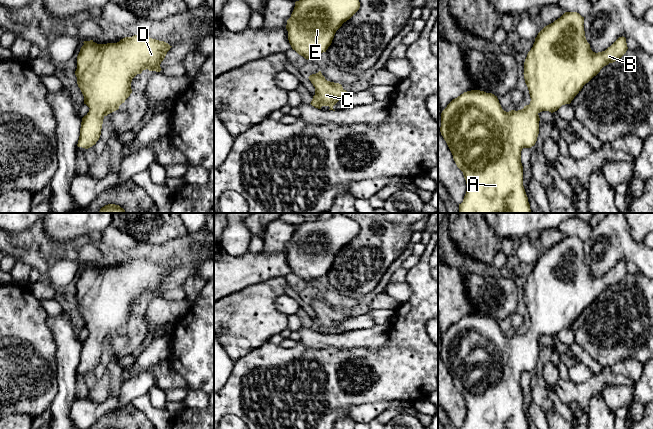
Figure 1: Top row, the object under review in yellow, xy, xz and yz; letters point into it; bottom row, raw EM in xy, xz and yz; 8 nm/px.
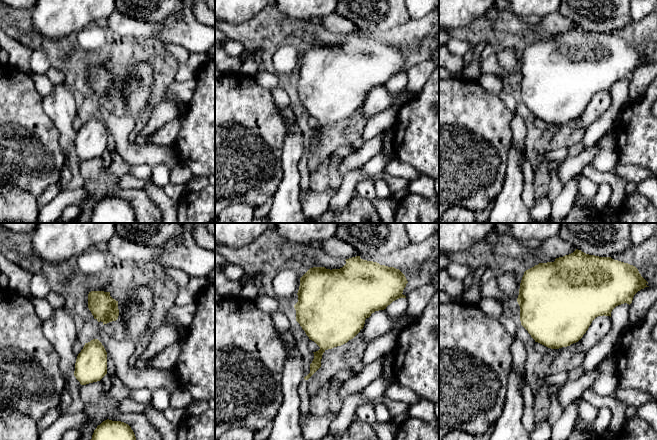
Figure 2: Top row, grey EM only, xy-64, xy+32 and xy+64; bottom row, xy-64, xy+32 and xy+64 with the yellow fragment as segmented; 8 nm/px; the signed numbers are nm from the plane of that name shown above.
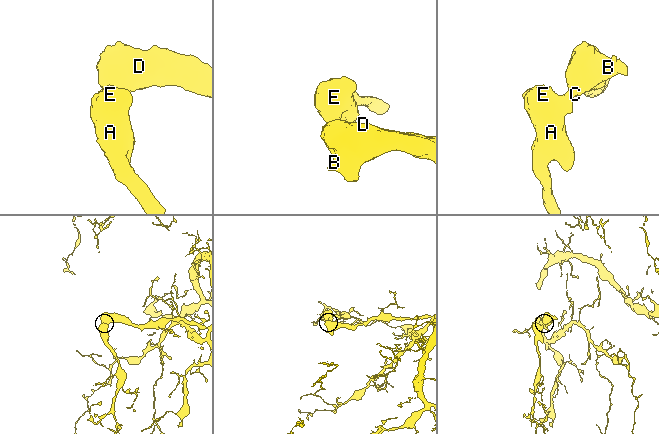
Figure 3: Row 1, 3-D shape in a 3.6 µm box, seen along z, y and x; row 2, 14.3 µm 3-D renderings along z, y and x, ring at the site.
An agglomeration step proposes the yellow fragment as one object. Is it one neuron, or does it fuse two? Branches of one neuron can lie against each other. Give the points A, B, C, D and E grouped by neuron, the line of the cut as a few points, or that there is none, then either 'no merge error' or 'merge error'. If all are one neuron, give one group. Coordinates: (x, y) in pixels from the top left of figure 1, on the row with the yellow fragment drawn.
A B C D E | no cut | no merge error

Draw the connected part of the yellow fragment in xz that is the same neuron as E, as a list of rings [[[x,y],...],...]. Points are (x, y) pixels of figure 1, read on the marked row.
[[[299,0],[295,2],[291,17],[287,20],[288,40],[293,50],[305,59],[315,60],[315,57],[326,52],[331,45],[336,31],[349,20],[360,8],[359,0]]]

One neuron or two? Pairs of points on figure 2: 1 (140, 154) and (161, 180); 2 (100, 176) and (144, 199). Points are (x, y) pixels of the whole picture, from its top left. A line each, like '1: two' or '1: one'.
1: two
2: one

